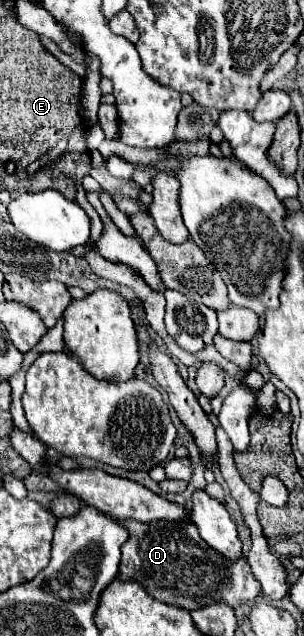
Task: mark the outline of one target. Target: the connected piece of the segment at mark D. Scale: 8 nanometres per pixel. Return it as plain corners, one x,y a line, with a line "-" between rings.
121,521
121,525
127,529
129,539
121,549
123,557
117,577
121,581
137,581
151,597
163,603
187,611
195,611
211,603
239,607
245,601
255,601
263,593
247,559
243,555
237,561
221,557
221,553
205,545
191,521

